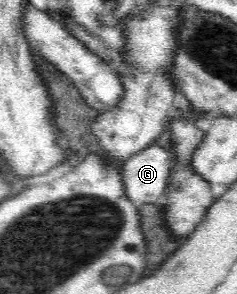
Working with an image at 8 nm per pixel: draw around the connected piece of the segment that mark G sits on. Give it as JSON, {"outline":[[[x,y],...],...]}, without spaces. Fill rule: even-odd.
{"outline":[[[152,144],[130,155],[119,167],[127,198],[137,207],[163,201],[174,157]]]}

